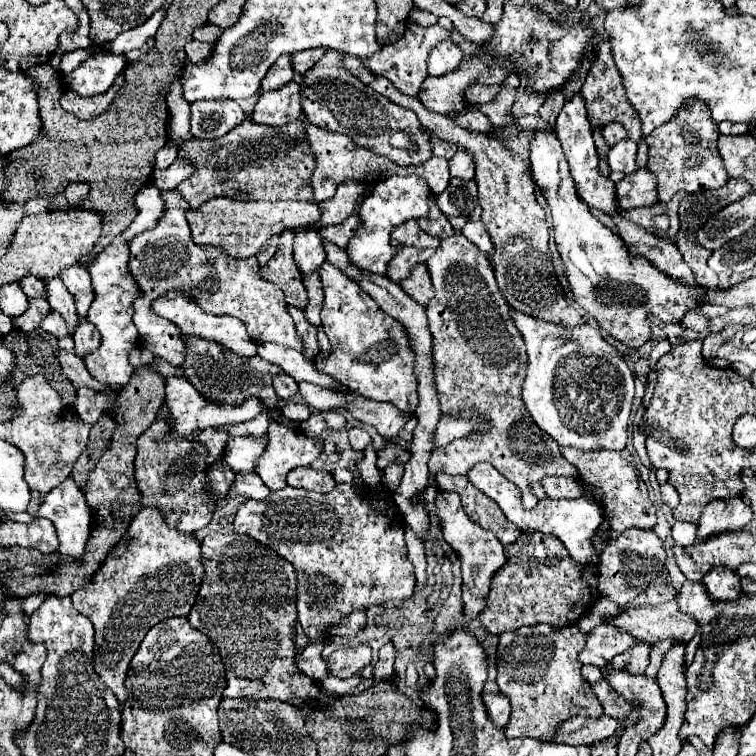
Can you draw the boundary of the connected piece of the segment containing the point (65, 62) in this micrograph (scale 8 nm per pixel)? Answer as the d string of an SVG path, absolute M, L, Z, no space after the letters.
M92 45L92 47L86 49L86 51L72 51L72 53L64 55L64 59L62 59L62 63L60 63L60 73L68 73L68 71L76 69L88 55L94 55L94 53L98 53L98 51L102 51L102 49Z

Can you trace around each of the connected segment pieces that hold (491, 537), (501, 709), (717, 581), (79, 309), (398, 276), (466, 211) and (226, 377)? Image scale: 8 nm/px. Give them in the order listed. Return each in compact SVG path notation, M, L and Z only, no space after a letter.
M438 491L436 493L436 515L440 517L444 541L452 547L462 563L462 603L464 603L464 621L472 621L486 607L486 597L490 593L490 583L496 571L506 563L506 551L494 533L484 531L480 525L472 523L462 509L462 501L456 493Z
M486 693L484 705L488 707L488 715L496 725L506 725L510 719L510 701L502 693Z
M724 567L712 569L704 579L702 579L710 599L714 601L736 601L740 597L740 579L734 571L728 571Z
M72 265L72 267L64 269L64 271L60 271L58 277L64 281L68 291L76 299L76 313L80 317L86 317L86 311L88 311L88 307L92 305L92 299L94 299L94 291L92 291L90 275L88 275L86 267Z
M402 247L394 259L388 265L388 279L392 279L394 283L400 283L402 279L406 279L410 275L410 271L414 269L414 265L418 263L426 263L432 257L432 249L416 249L416 247Z
M452 177L446 191L436 197L436 203L456 231L462 231L466 221L478 221L482 213L474 179L464 181Z
M180 335L180 337L186 343L186 353L184 353L184 363L182 363L184 377L208 401L224 403L224 405L240 405L240 403L244 403L244 399L250 399L252 395L256 395L258 399L264 399L264 411L268 411L268 415L274 411L280 411L280 397L276 395L276 391L272 387L272 377L282 375L284 373L282 367L262 359L260 355L252 355L252 359L244 359L242 355L232 355L232 351L228 351L226 347L220 347L220 343L212 343L210 339L184 339L184 335Z

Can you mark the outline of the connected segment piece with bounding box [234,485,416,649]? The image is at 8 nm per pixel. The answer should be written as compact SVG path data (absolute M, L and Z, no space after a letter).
M336 485L330 493L284 487L280 491L270 491L270 495L262 501L246 499L246 503L242 503L236 513L234 531L258 539L296 567L298 621L308 639L312 639L314 647L324 649L326 641L314 639L322 637L332 623L338 623L348 613L380 605L388 599L408 599L414 593L416 577L414 565L406 557L404 519L392 501L392 493L386 489L360 495L350 485Z

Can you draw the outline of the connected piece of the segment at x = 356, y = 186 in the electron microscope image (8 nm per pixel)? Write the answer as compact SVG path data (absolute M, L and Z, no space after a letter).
M348 179L348 183L340 183L336 195L324 203L318 203L320 207L320 221L309 227L309 230L319 230L324 225L336 225L342 223L346 217L350 217L354 213L354 207L358 203L358 199L362 199L368 191L366 183L352 183Z

